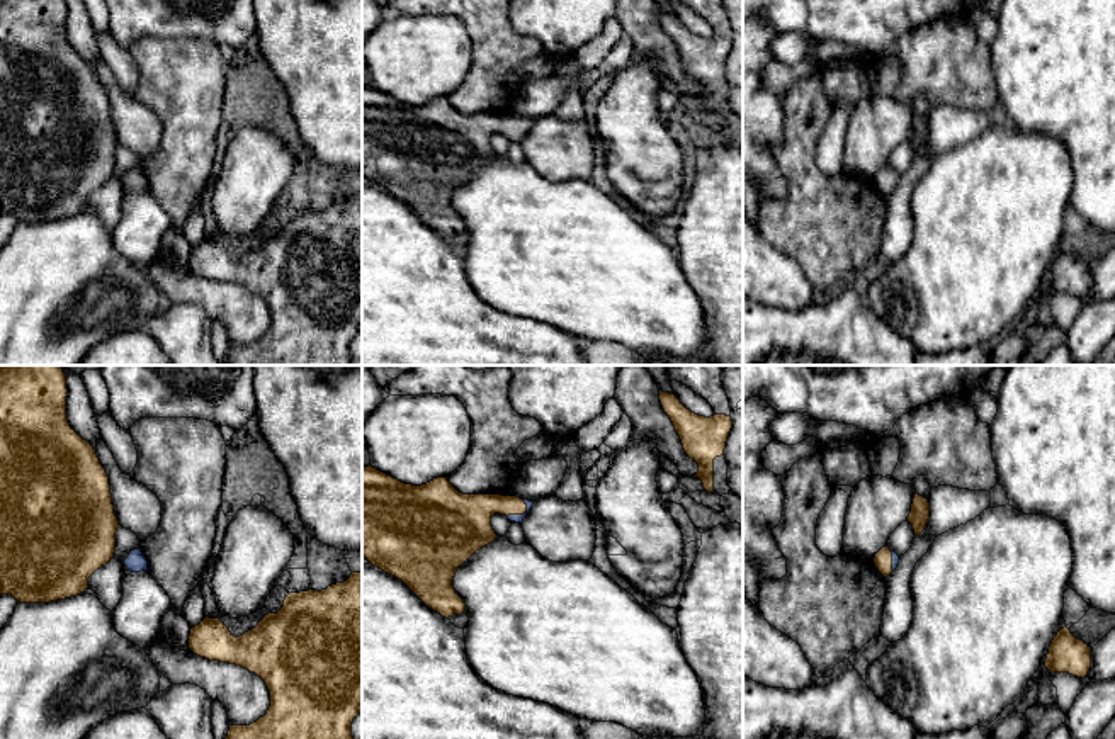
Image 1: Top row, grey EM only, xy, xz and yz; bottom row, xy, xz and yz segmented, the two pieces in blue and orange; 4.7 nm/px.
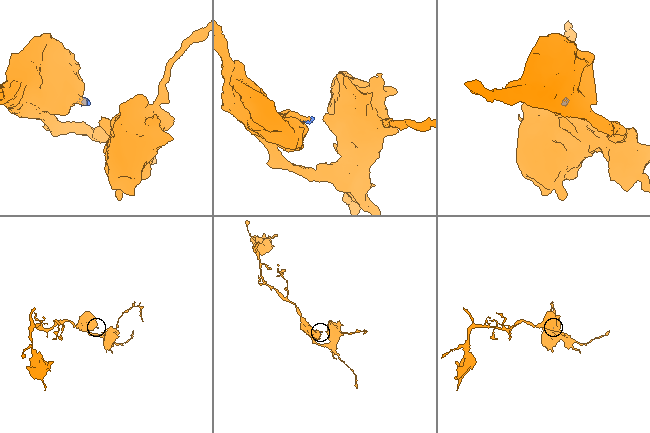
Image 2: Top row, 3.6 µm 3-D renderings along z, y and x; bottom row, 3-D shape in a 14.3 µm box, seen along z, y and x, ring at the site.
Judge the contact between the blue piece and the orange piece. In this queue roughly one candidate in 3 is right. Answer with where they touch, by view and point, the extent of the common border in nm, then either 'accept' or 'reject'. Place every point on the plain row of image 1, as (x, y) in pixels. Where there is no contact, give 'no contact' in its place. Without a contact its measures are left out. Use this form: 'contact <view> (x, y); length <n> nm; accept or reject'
contact xz (520, 135); length 120 nm; accept

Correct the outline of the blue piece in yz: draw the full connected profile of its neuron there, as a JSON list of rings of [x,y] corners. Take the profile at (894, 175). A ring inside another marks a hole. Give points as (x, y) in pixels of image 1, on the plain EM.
[[[886,165],[875,173],[874,183],[887,197],[897,187],[899,175]]]

